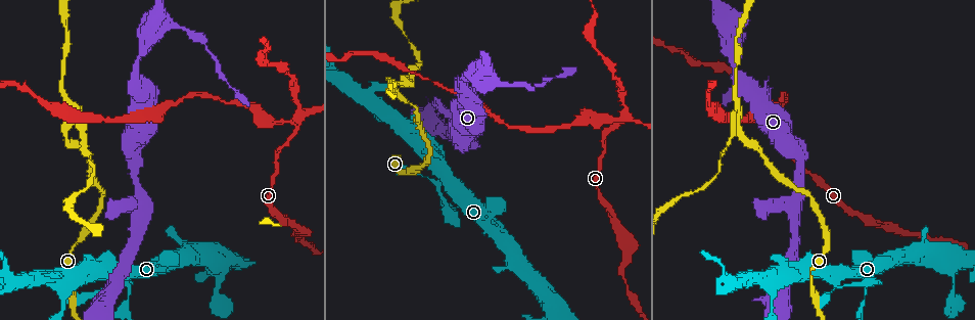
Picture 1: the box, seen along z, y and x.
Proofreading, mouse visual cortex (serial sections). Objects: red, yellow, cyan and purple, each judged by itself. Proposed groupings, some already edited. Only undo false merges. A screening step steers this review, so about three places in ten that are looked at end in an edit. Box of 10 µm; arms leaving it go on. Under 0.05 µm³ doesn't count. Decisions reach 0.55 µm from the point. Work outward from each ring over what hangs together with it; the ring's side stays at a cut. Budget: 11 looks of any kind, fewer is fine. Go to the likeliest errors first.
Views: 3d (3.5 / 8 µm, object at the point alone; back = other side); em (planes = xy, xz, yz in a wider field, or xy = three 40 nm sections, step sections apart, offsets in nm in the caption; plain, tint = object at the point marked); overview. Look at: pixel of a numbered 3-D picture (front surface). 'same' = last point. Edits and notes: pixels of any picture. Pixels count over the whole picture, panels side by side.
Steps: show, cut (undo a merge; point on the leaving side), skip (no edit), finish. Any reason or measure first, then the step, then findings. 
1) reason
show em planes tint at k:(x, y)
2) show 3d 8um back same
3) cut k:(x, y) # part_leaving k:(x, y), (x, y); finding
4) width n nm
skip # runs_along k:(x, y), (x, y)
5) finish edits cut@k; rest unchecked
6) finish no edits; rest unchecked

branch point
show 3d 8um back at 1:(739, 120)

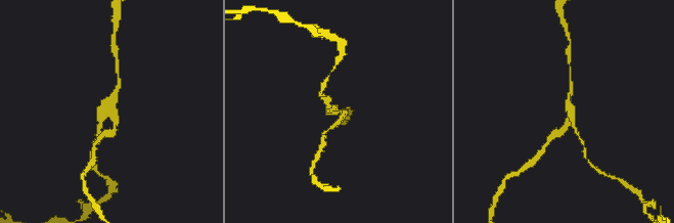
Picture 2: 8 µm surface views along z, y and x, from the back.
arms 3; arm_widths 150, 150, 200 nm; need the tissue
show em xy step 1 tint same

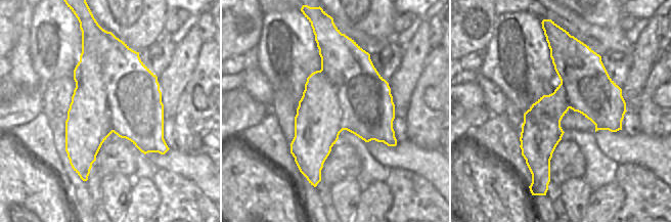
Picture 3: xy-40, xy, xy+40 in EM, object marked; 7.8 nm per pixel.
cut 2:(326, 100) # part_leaving 2:(568, 110), (582, 143); two cells meet here

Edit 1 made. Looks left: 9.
show overview

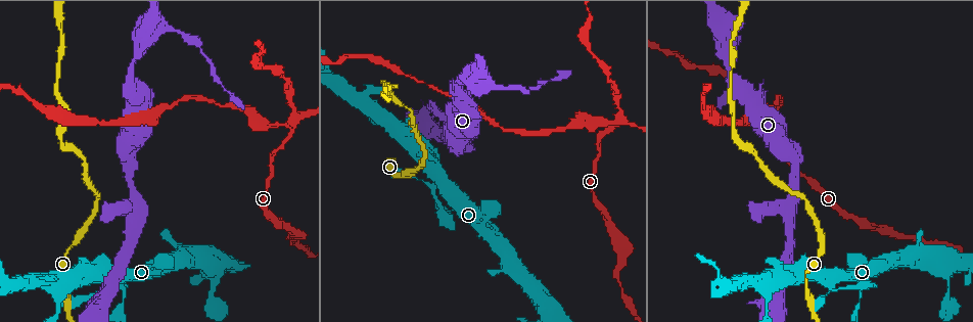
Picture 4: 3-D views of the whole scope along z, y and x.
four arms meet
show 3d 8um at 4:(617, 121)

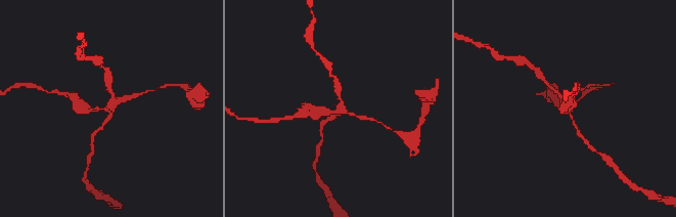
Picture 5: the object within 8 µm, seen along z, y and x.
zoom in
show 3d 3.5um same

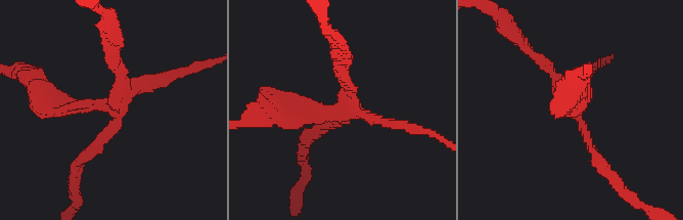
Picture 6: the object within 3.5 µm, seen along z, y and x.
arms 4; arm_widths 150, 150, 150, 150 nm
show em xy step 5 tint at 6:(341, 109)

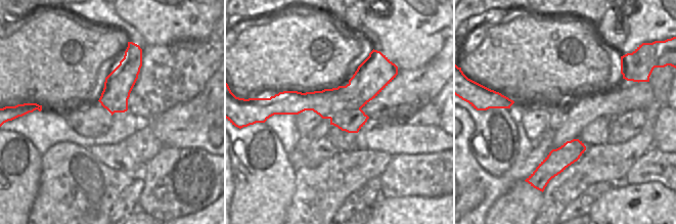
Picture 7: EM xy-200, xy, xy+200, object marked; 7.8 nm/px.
cut 6:(165, 81) # part_leaving 6:(105, 103), (78, 107), (28, 76); a second cell is stuck on

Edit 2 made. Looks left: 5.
thin neck
show 3d 3.5um at 4:(509, 90)

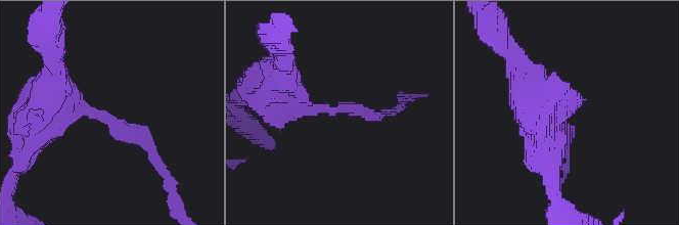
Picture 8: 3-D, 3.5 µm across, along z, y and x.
arm_widths 100, 450 nm
show em xy step 3 tint at 8:(112, 118)

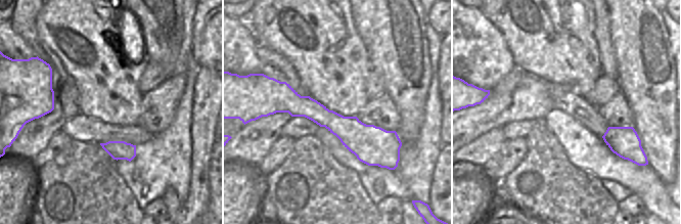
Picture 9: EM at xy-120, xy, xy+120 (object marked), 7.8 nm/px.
show em planes tint same

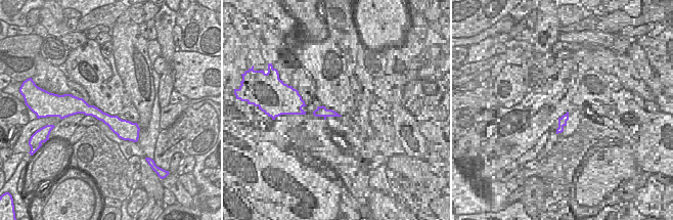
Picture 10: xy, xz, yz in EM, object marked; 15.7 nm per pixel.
width 240 nm
skip # runs_along 10:(75, 111), (136, 128); one cell here

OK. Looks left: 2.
sharp bend
show 3d 3.5um at 4:(124, 302)

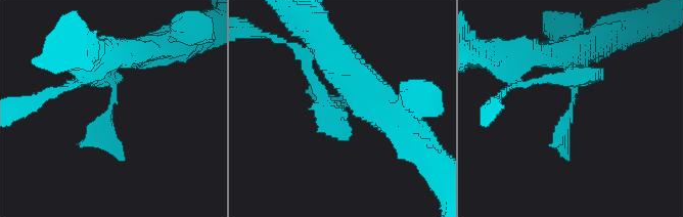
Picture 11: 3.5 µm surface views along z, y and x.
shape alone is not enough
show em xy step 2 tint at 11:(572, 105)

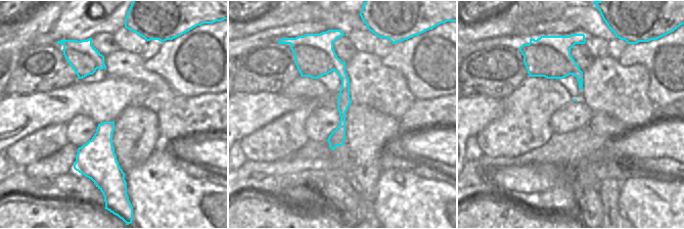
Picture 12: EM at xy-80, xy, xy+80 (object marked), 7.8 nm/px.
skip # runs_along 11:(545, 80), (575, 77), (566, 127), (551, 143); continuous, no second cell

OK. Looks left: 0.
finish edits cut@2, cut@6; rest unchecked

